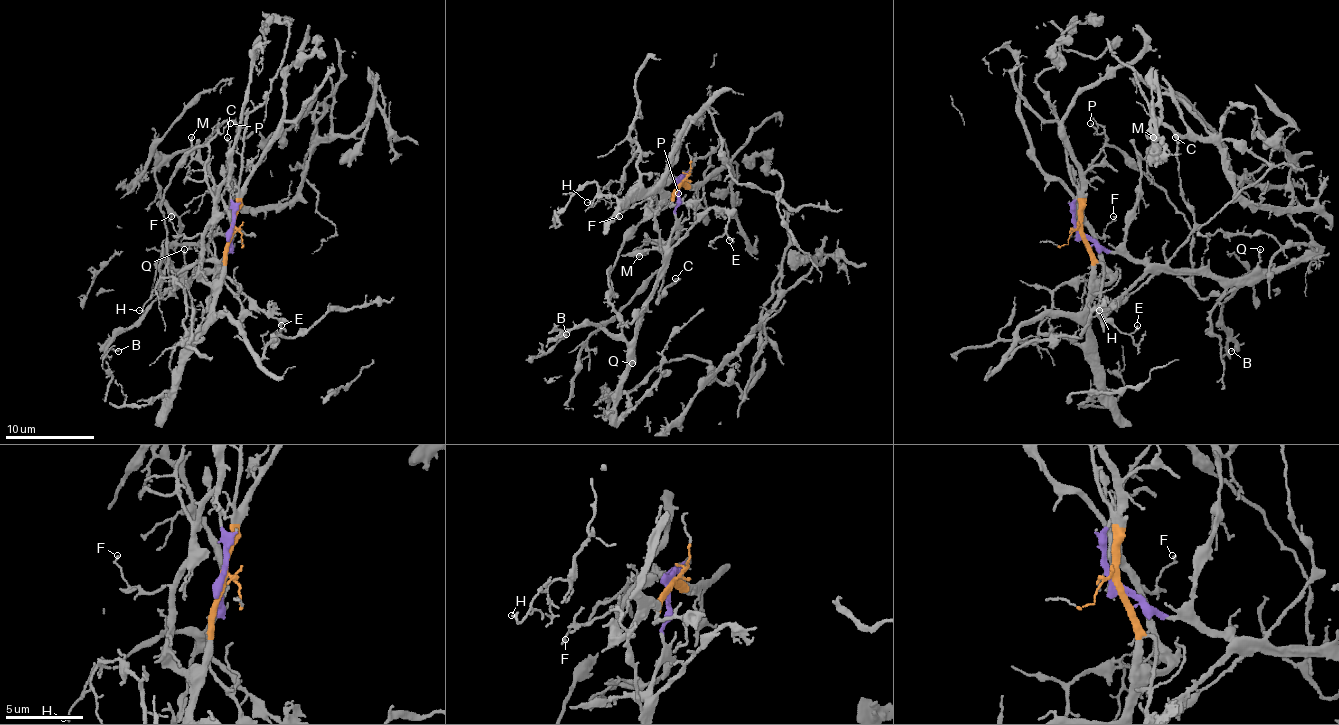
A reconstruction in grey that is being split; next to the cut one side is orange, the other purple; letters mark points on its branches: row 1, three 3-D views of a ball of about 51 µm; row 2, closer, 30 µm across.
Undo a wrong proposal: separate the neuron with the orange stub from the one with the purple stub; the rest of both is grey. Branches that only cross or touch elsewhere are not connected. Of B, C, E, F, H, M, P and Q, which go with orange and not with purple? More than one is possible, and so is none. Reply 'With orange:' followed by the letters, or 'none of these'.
With orange: F, H, P

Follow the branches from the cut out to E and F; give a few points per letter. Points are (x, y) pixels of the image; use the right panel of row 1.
E: (1081, 232), (1110, 250), (1125, 250), (1143, 266), (1143, 273), (1105, 311), (1123, 333), (1132, 333), (1137, 324)
F: (1081, 232), (1092, 262), (1092, 275), (1108, 282), (1110, 271), (1094, 235), (1103, 235), (1112, 217)

